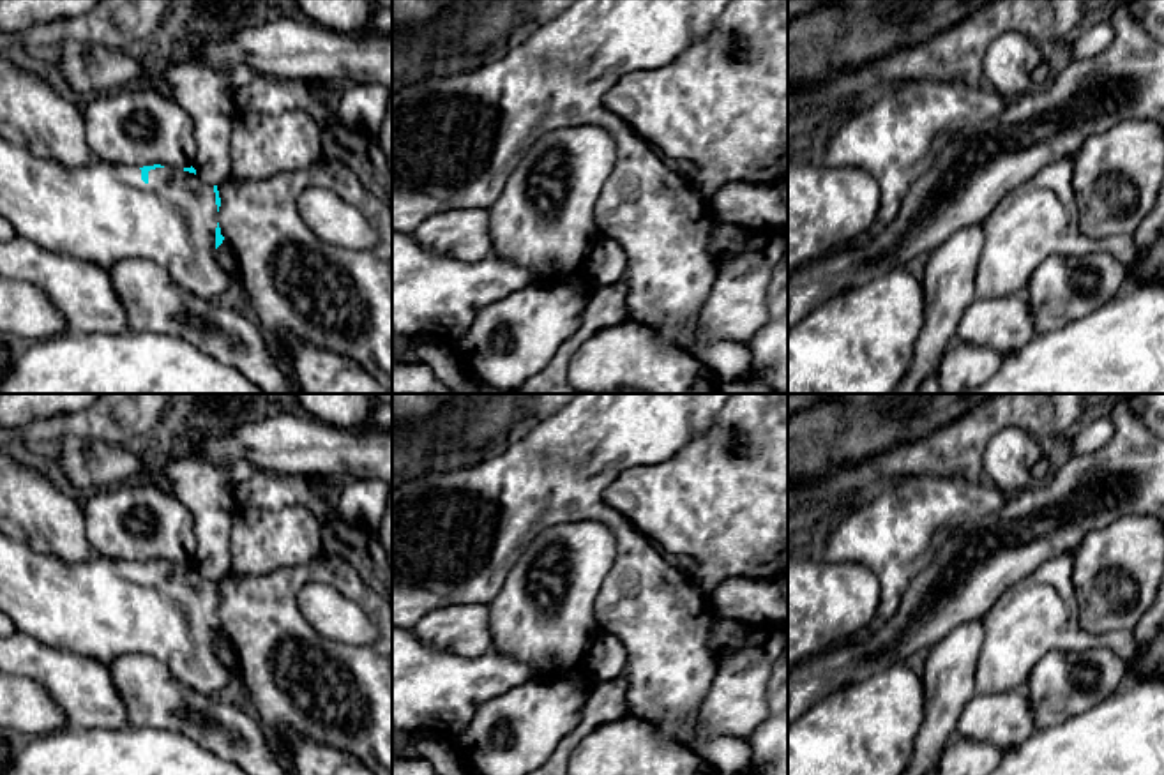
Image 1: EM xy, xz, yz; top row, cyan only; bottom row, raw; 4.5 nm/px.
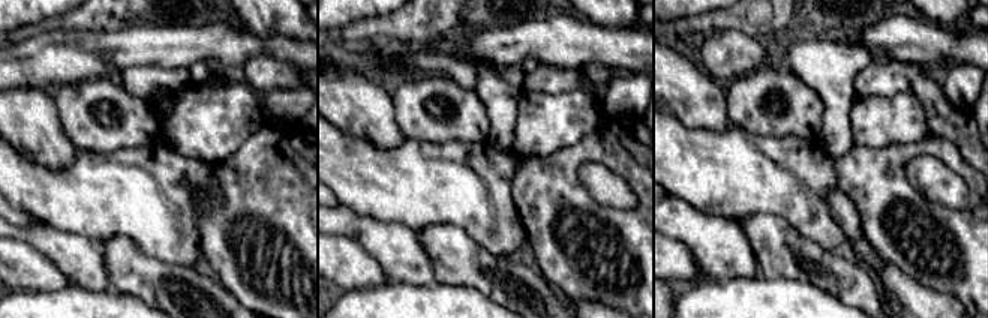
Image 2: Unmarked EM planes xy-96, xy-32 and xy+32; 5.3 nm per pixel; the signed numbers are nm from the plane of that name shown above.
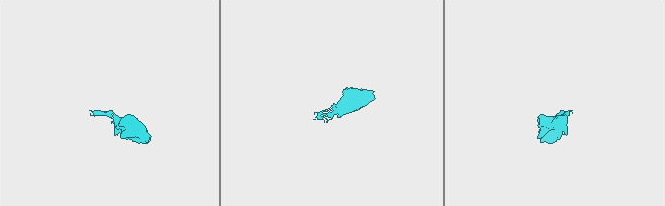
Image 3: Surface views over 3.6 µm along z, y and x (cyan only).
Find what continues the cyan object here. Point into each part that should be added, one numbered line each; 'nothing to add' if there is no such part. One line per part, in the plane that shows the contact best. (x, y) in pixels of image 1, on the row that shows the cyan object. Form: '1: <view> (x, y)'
1: xy (99, 212)

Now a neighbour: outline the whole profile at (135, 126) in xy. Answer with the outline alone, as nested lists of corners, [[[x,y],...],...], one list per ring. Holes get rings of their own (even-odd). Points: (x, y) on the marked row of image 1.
[[[148,85],[90,95],[83,120],[88,148],[104,162],[180,169],[194,162],[194,122]]]

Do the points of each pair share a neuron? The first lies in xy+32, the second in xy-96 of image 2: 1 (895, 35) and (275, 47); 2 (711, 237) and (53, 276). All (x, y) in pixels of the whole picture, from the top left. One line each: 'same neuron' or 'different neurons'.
1: same neuron
2: different neurons

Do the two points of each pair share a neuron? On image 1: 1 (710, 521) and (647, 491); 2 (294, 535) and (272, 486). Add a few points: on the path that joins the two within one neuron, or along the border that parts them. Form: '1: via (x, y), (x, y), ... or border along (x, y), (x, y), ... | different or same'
1: via (695, 505), (663, 500) | same
2: border along (239, 507), (281, 509), (302, 504), (320, 523) | different

